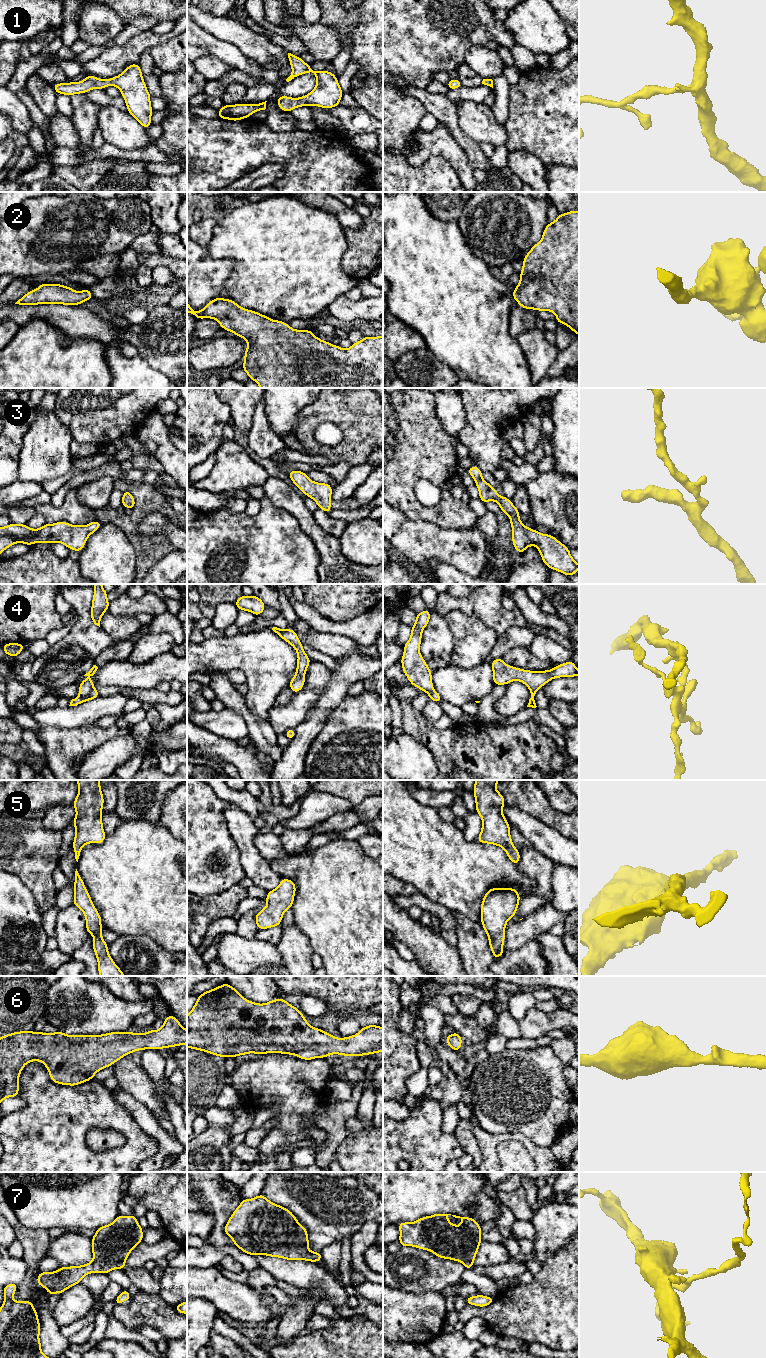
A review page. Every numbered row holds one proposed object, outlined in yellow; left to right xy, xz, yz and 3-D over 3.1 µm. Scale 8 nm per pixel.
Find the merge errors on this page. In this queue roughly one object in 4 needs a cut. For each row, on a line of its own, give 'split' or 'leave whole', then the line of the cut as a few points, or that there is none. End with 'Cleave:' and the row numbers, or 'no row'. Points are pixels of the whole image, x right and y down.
1: leave whole | no cut
2: leave whole | no cut
3: leave whole | no cut
4: split | xy (93, 687), (87, 695), (79, 696)
5: leave whole | no cut
6: leave whole | no cut
7: split | xy (124, 1261), (106, 1264), (100, 1271)
Cleave: 4, 7

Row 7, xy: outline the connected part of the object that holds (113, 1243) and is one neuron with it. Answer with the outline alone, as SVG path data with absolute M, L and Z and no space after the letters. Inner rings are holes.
M134 1215L119 1216L109 1225L96 1229L96 1234L91 1238L93 1261L80 1266L61 1266L57 1271L40 1272L37 1275L37 1284L48 1291L49 1297L53 1293L62 1294L63 1291L81 1283L82 1278L91 1273L99 1273L105 1265L125 1262L131 1251L143 1241L143 1229Z

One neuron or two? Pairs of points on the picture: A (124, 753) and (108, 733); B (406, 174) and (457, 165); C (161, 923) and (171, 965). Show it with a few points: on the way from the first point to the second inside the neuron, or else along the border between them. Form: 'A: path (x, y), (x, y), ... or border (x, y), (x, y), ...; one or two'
A: border (130, 733), (127, 736), (113, 737), (93, 750); two
B: border (429, 157), (442, 157), (461, 181); two
C: border (148, 936), (160, 946), (176, 952); two

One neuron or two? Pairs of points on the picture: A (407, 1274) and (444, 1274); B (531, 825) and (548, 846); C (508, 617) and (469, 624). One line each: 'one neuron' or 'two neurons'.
A: one neuron
B: one neuron
C: two neurons

